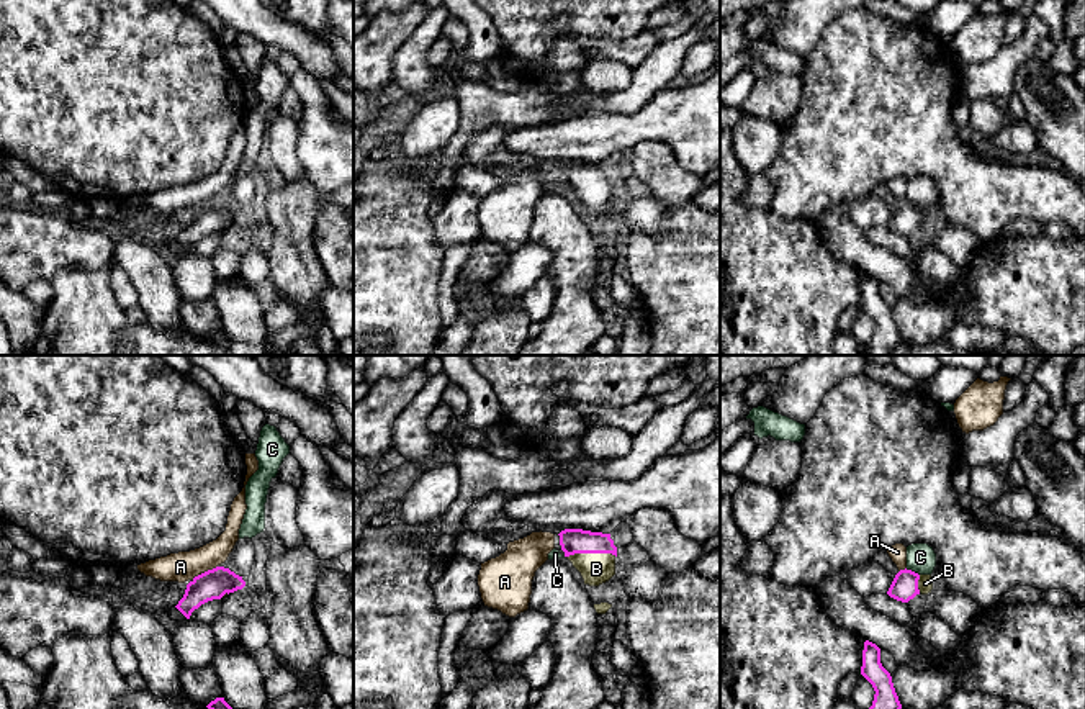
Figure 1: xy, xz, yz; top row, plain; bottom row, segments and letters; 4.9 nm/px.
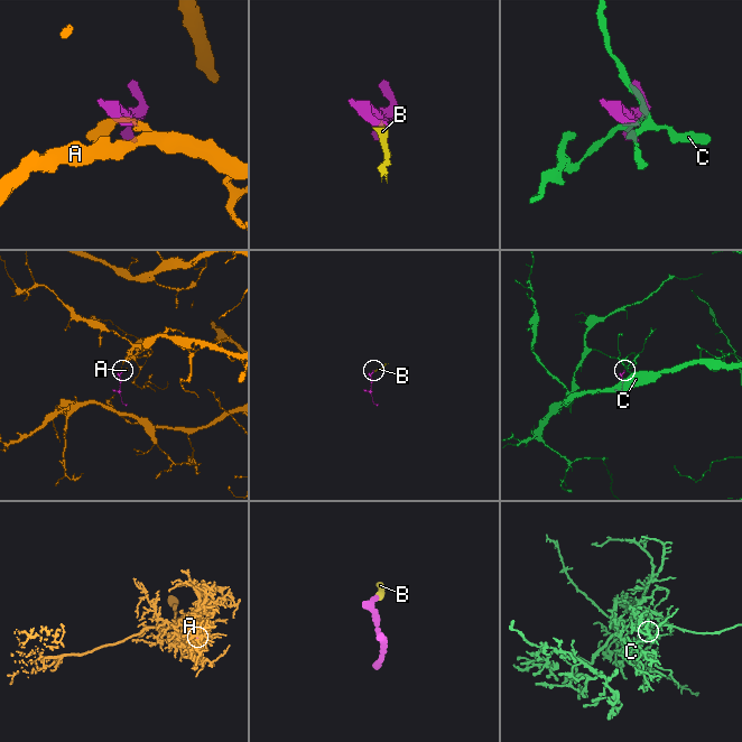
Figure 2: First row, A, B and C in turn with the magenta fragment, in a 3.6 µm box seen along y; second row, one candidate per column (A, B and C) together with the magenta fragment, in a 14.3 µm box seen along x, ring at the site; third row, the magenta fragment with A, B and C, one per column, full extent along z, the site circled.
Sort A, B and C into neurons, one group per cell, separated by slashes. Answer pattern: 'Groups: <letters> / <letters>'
Groups: A / B / C

